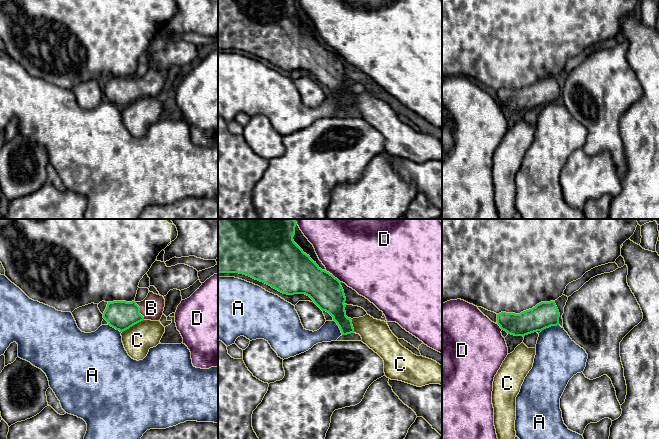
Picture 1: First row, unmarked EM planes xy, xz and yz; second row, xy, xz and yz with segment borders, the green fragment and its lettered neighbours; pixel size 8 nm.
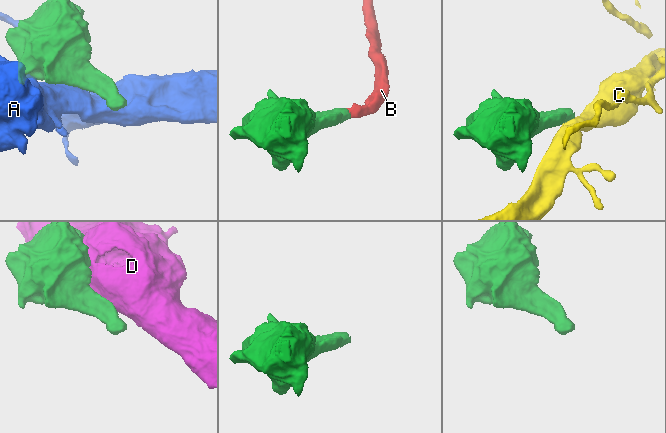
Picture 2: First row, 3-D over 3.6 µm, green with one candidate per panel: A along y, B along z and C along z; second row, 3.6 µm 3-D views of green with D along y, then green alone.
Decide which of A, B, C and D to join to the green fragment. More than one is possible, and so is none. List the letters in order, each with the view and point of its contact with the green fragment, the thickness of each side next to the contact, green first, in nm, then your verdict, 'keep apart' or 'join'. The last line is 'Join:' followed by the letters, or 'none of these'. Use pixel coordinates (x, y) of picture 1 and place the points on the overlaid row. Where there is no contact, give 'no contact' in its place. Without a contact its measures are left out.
A: yz (549, 326) | 200/360 nm | keep apart
B: xy (139, 311) | 240/190 nm | join
C: xy (132, 325) | 240/240 nm | keep apart
D: xz (332, 275) | 300/500 nm | keep apart
Join: B

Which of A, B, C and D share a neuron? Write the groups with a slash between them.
A / B / C / D

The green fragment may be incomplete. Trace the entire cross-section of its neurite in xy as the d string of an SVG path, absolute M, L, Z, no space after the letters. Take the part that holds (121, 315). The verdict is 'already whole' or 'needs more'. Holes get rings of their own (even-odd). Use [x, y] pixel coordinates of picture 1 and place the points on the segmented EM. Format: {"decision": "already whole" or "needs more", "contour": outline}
{"decision": "needs more", "contour": "M149 291L141 302L108 302L103 318L108 325L123 332L143 320L159 321L164 307L164 297Z"}

